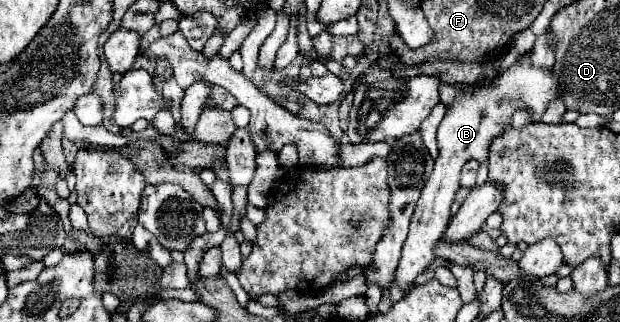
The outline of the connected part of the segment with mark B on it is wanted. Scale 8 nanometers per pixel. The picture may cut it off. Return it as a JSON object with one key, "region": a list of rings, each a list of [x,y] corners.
{"region":[[[527,54],[523,62],[515,62],[509,70],[501,72],[501,76],[495,78],[491,84],[473,84],[457,90],[457,86],[453,88],[451,84],[441,82],[439,94],[441,94],[441,102],[449,106],[449,110],[437,130],[439,156],[435,160],[433,174],[429,176],[427,184],[421,190],[421,198],[417,200],[415,214],[411,218],[409,236],[403,244],[403,254],[395,270],[395,286],[403,292],[409,292],[415,286],[415,278],[423,274],[435,260],[435,248],[439,244],[439,238],[443,238],[443,232],[451,218],[451,204],[459,190],[459,172],[463,164],[471,158],[477,160],[487,158],[491,140],[509,128],[513,110],[521,108],[523,104],[533,110],[533,122],[539,122],[547,102],[557,98],[559,88],[551,72],[543,68],[533,68],[529,64],[529,54]]]}

